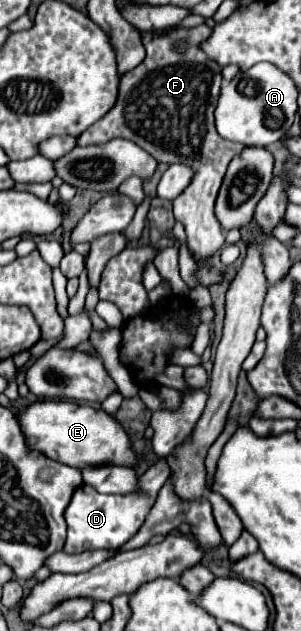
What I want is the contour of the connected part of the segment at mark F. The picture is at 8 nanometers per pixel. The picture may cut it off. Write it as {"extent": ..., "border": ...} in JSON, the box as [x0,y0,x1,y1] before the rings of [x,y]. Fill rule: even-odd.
{"extent":[78,24,242,259],"border":[[[206,24],[191,29],[176,29],[156,37],[144,33],[146,59],[120,79],[118,101],[100,123],[78,137],[78,145],[96,145],[110,139],[128,139],[148,151],[158,163],[182,163],[194,169],[192,185],[174,199],[174,217],[184,225],[188,247],[196,257],[208,259],[224,245],[222,227],[214,215],[214,201],[230,159],[242,151],[240,143],[226,141],[214,127],[214,109],[220,95],[220,65],[208,61],[200,43],[212,35]],[[176,41],[186,43],[186,51],[176,51]]]}

